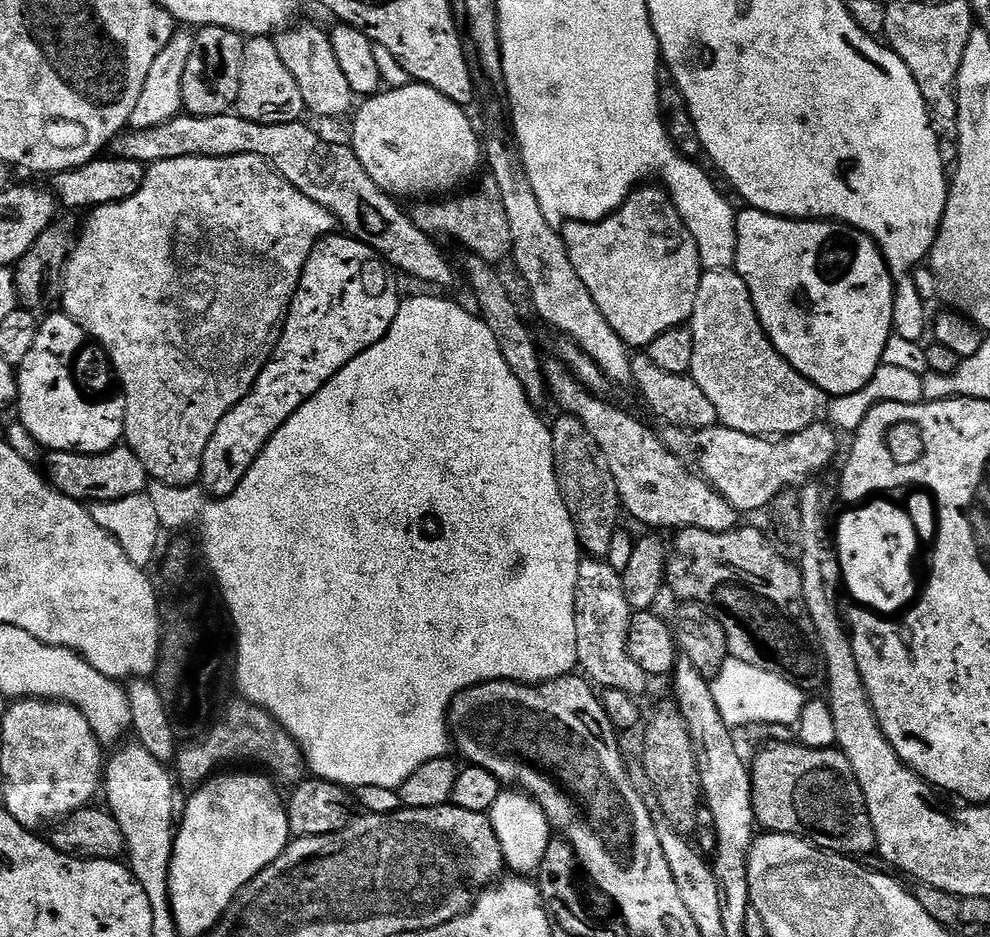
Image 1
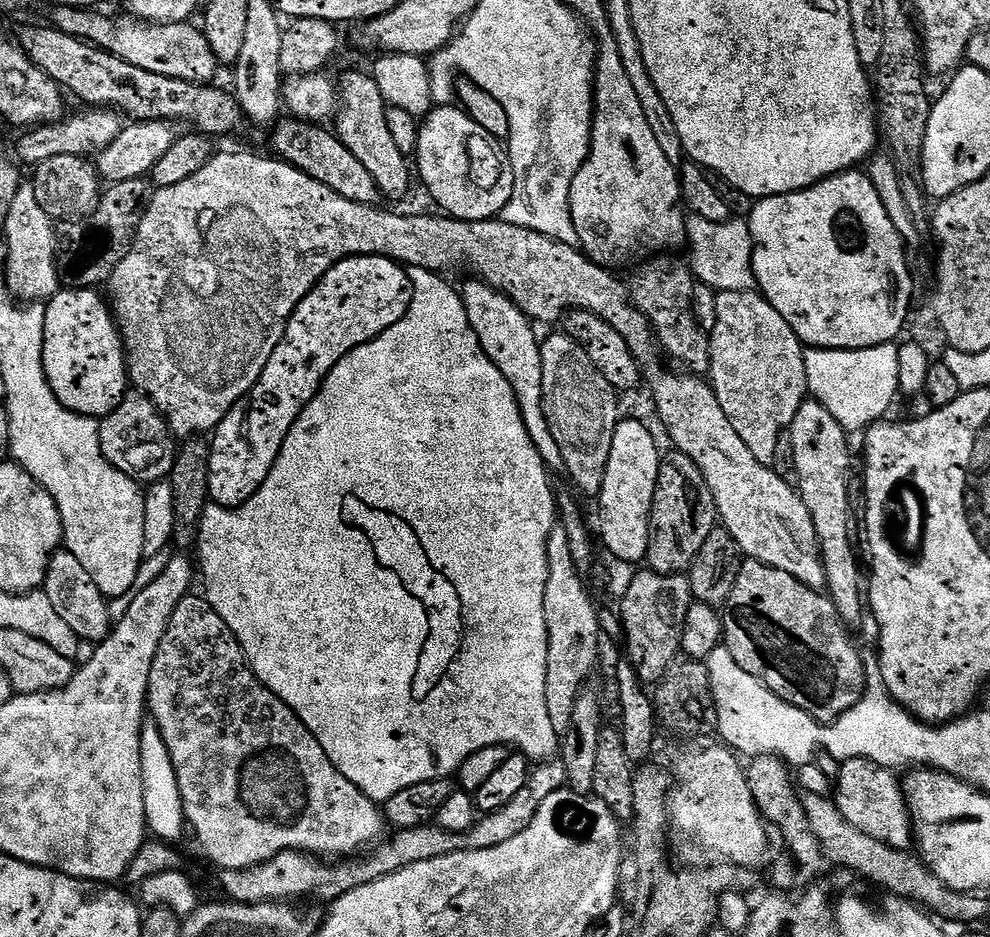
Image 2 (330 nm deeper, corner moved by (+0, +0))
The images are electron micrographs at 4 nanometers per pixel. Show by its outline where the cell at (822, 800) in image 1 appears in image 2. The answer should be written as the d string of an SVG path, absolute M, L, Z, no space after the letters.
M855 756L840 764L840 773L834 783L836 809L846 822L850 822L850 826L858 826L862 834L870 834L870 838L878 838L878 842L886 842L886 846L905 850L913 847L912 822L908 818L902 780L893 769L883 768L878 762Z

